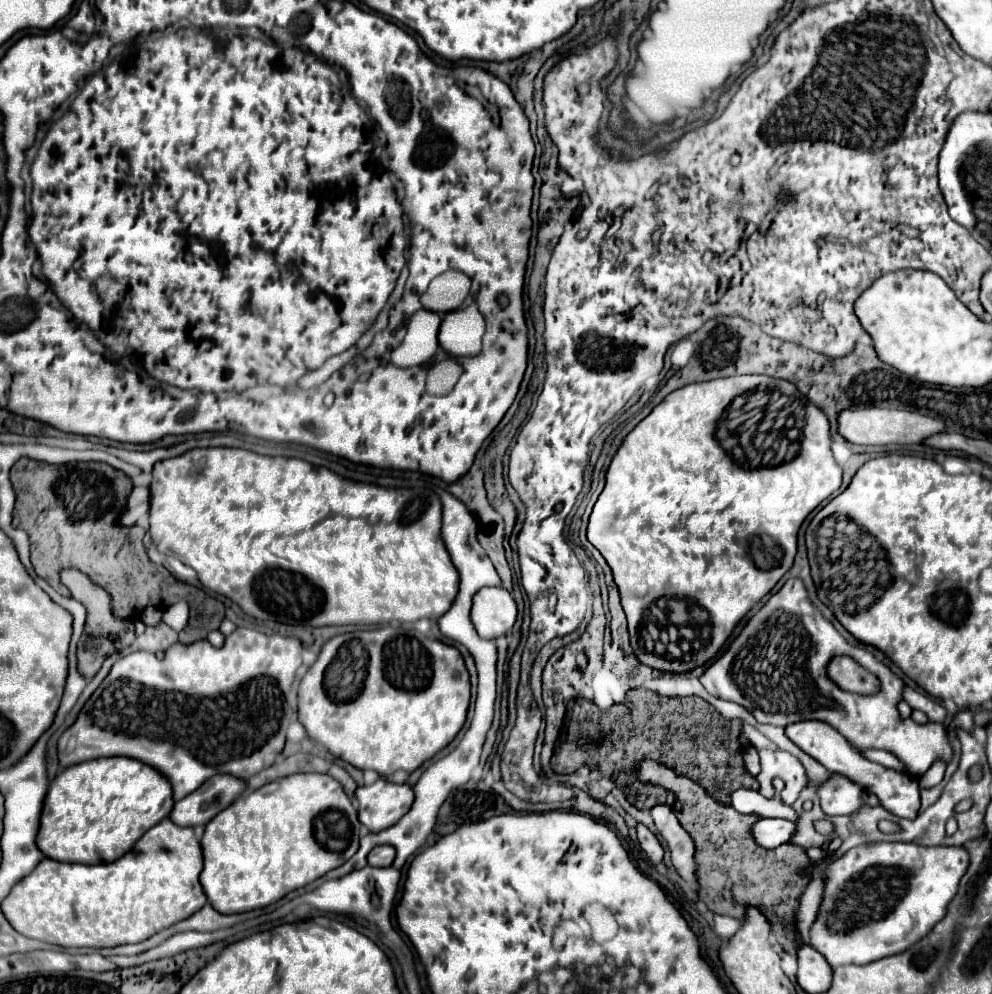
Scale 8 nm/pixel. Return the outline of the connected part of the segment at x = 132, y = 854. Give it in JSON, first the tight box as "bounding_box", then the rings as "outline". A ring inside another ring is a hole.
{"bounding_box":[2,818,206,948],"outline":[[[164,818],[152,830],[148,830],[134,848],[110,864],[86,866],[66,864],[44,858],[30,876],[22,878],[20,884],[12,886],[12,892],[2,902],[2,912],[10,926],[34,940],[58,944],[64,948],[72,946],[120,946],[130,942],[146,940],[148,936],[172,926],[206,904],[206,896],[200,888],[198,874],[202,870],[202,848],[192,828],[176,826],[170,818]]]}

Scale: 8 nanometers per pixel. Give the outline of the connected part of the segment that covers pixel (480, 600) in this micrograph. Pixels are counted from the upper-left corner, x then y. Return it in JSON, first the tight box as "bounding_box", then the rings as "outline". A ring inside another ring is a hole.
{"bounding_box":[470,586,516,640],"outline":[[[494,586],[474,594],[470,620],[482,638],[494,640],[512,630],[516,622],[516,602],[508,590]]]}

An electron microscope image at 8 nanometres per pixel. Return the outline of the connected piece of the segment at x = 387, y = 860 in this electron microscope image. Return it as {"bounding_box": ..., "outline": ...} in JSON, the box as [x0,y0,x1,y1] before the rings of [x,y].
{"bounding_box":[368,844,396,866],"outline":[[[382,844],[382,846],[376,846],[370,850],[368,854],[368,864],[370,866],[390,866],[392,860],[396,856],[396,850],[388,844]]]}

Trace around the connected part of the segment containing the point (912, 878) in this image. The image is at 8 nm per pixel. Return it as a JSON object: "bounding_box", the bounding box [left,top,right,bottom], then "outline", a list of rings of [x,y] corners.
{"bounding_box":[812,844,968,968],"outline":[[[876,844],[858,846],[828,868],[824,902],[820,916],[812,926],[812,946],[828,960],[832,968],[844,964],[870,964],[874,960],[900,954],[916,940],[926,936],[936,922],[944,918],[948,902],[956,896],[958,882],[968,868],[968,852],[962,846],[920,848],[918,844]]]}

